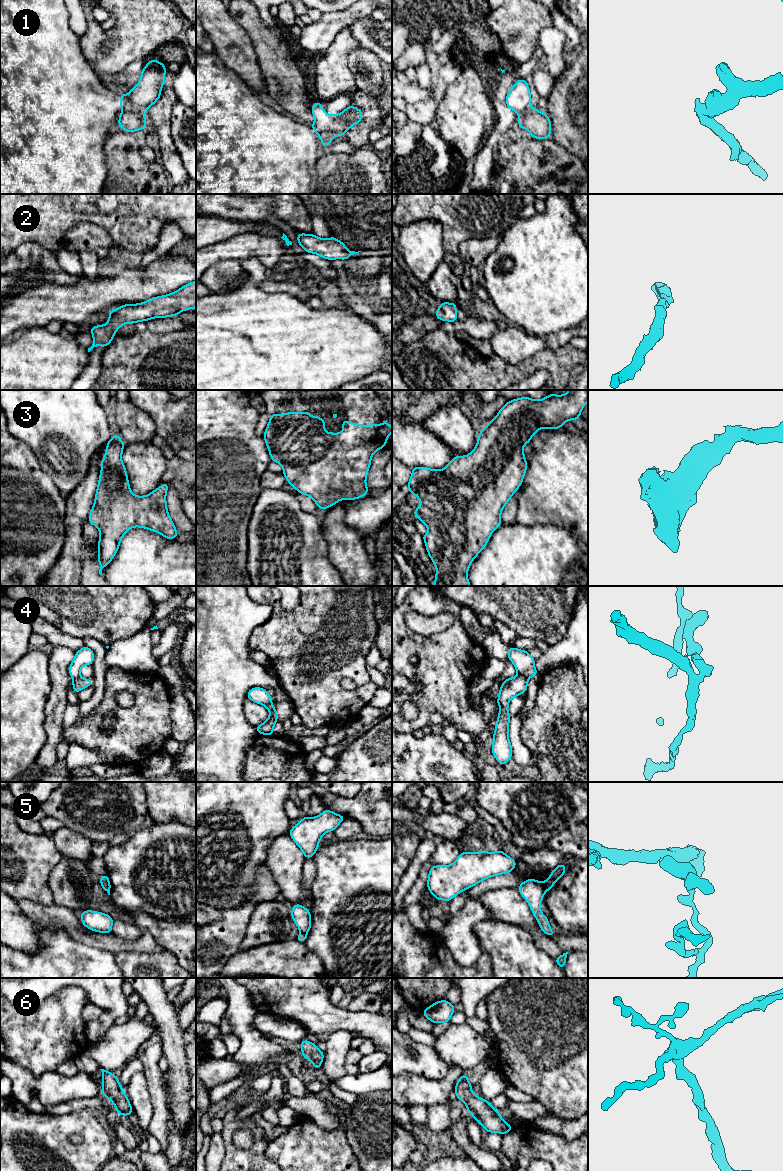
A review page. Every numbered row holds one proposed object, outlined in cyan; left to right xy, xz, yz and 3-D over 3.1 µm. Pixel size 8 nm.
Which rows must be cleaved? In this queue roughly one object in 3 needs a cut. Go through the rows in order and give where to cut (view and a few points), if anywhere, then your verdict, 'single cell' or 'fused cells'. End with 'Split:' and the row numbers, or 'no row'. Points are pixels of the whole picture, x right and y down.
1: cut xy (122, 110), (134, 108), (143, 113); fused cells
2: cut none; single cell
3: cut none; single cell
4: cut yz (519, 674), (527, 680); fused cells
5: cut yz (542, 884), (545, 890); fused cells
6: cut none; single cell
Split: 1, 4, 5

